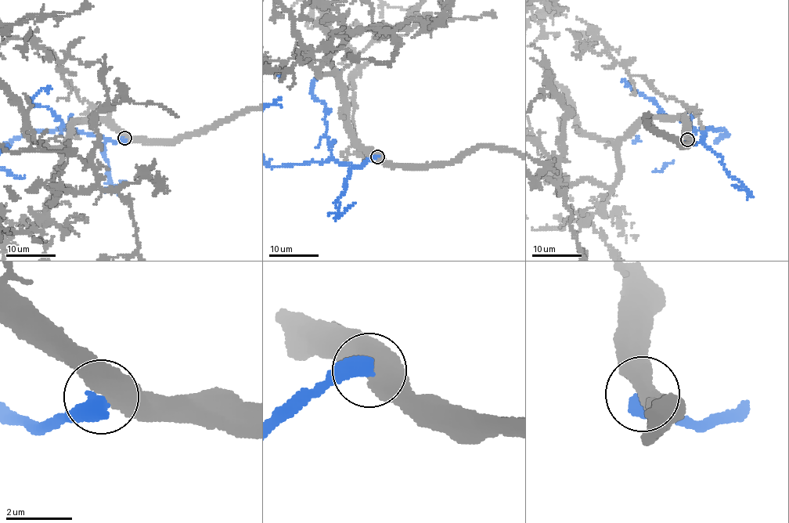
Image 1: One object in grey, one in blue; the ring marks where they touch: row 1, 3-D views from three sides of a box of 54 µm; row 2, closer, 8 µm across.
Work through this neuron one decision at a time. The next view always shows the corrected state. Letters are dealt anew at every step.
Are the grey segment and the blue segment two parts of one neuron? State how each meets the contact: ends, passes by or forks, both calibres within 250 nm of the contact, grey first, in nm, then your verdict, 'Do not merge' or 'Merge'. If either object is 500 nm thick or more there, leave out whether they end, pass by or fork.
Thickness 600 nm (grey) against 550 nm. Do not merge

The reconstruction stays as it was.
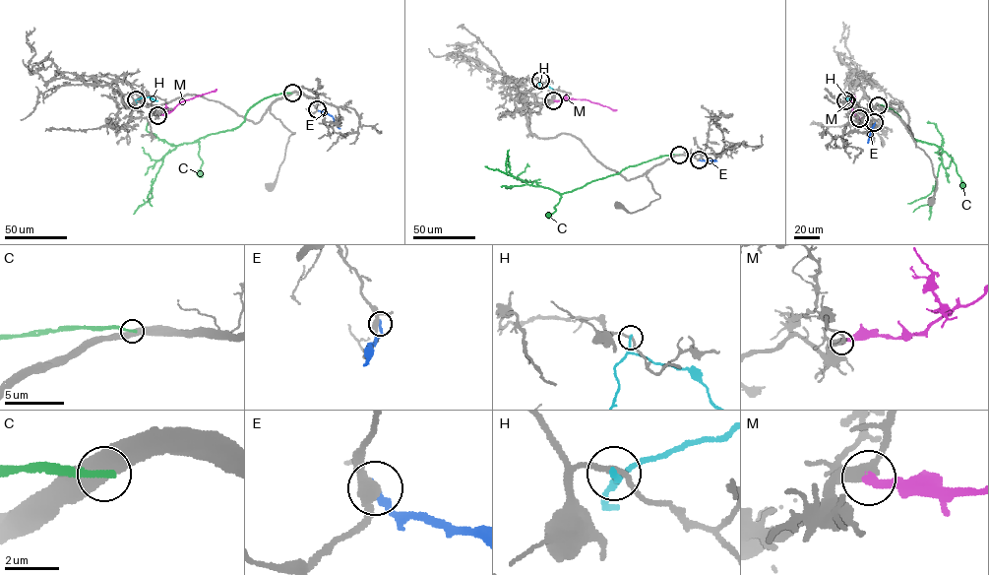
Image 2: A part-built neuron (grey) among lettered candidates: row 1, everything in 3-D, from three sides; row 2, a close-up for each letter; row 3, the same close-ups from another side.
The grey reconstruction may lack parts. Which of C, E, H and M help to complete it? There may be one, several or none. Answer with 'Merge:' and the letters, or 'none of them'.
Merge: M

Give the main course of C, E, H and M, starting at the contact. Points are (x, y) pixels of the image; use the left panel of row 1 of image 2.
C: (292, 93), (262, 99), (248, 110), (239, 126), (179, 145), (167, 153), (152, 186), (152, 197), (133, 214)
E: (317, 109), (331, 115), (333, 123), (339, 128)
H: (136, 99), (144, 96), (157, 100)
M: (157, 115), (166, 114), (180, 102), (216, 89)

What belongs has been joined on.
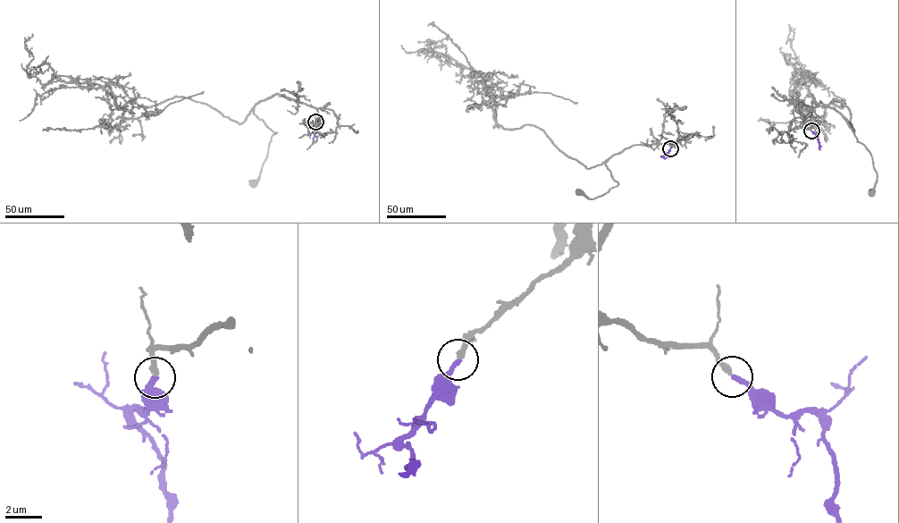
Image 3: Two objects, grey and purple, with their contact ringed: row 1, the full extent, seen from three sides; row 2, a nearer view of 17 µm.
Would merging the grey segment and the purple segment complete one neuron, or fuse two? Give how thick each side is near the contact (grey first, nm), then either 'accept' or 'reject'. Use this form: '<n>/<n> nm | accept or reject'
320/280 nm | accept

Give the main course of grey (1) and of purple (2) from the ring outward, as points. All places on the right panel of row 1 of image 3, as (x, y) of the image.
1: (811, 130), (800, 125), (820, 102), (842, 114), (857, 140), (870, 154), (877, 175), (869, 193), (872, 193)
2: (811, 130), (817, 134), (820, 149)

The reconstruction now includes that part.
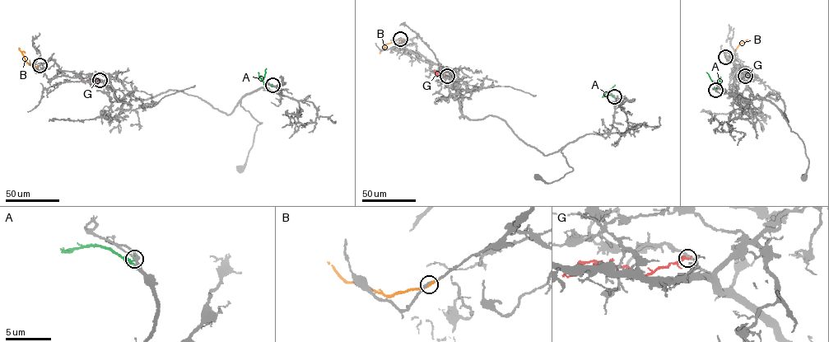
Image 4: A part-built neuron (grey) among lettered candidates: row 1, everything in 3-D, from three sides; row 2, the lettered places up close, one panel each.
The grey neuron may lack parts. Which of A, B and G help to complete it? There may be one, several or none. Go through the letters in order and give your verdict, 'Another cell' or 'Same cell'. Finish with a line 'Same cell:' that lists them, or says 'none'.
A: Another cell
B: Another cell
G: Another cell
Same cell: none

